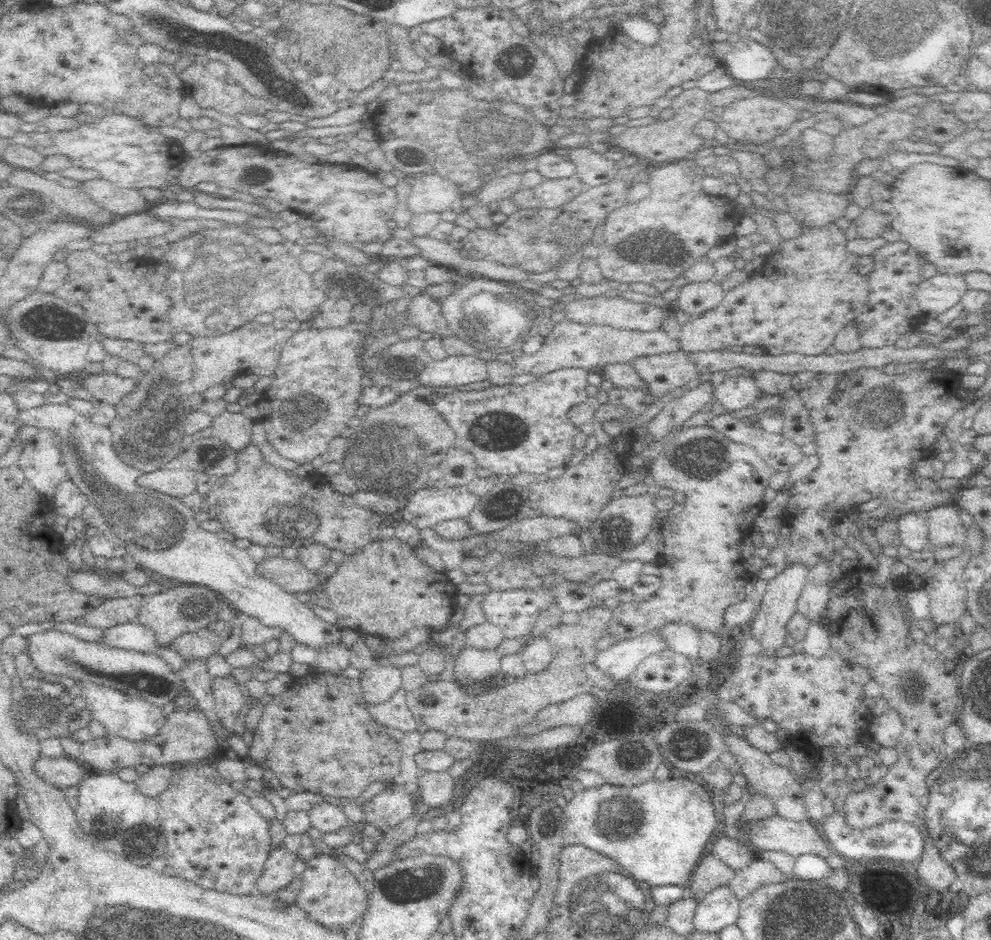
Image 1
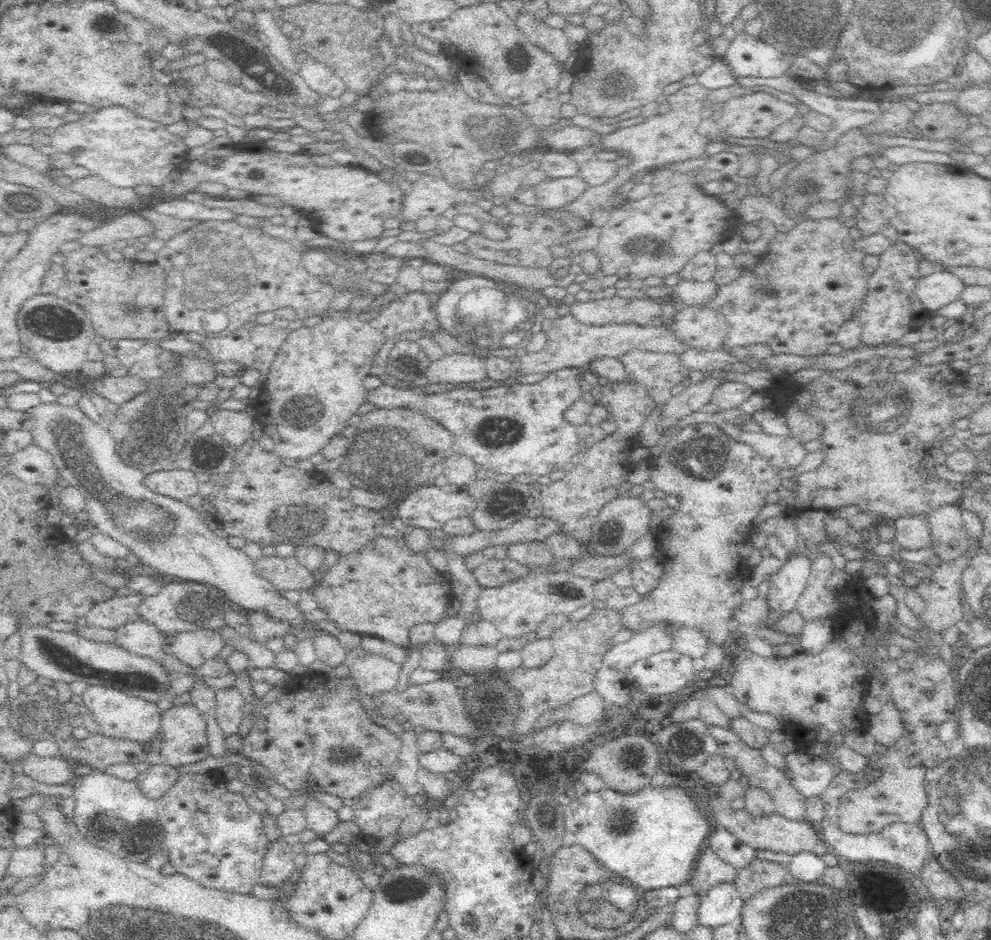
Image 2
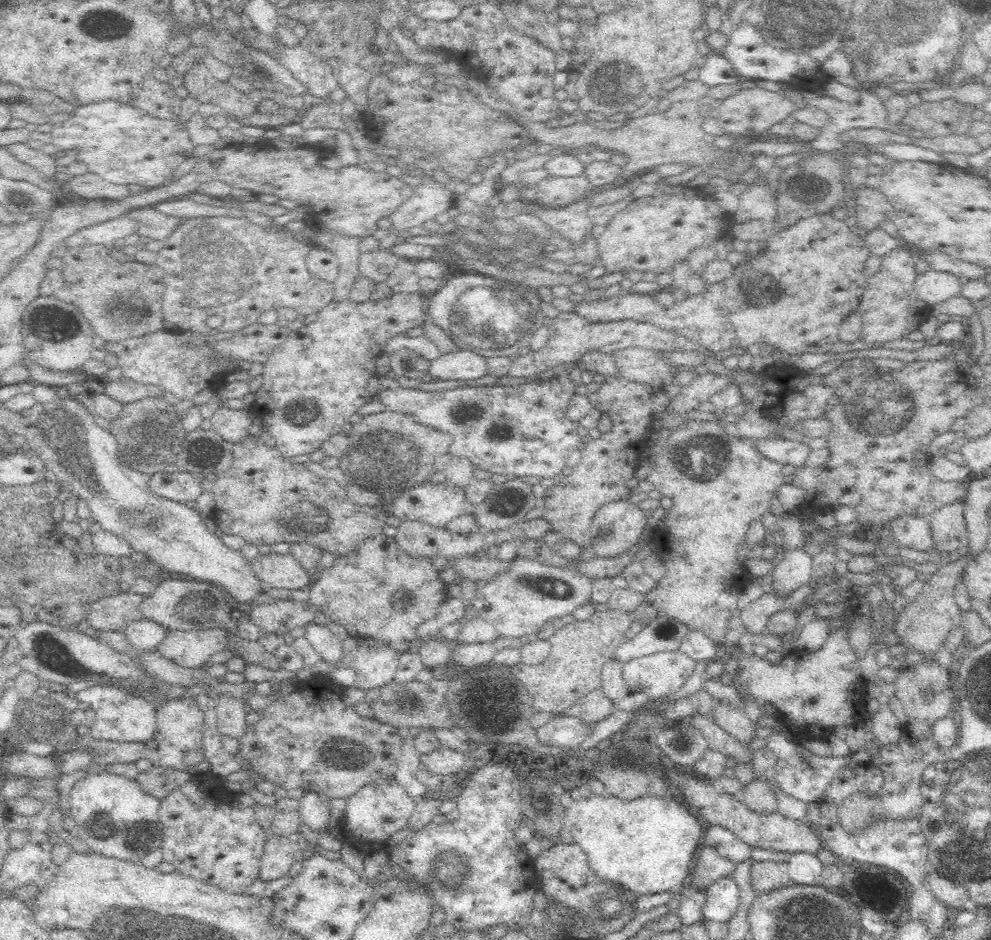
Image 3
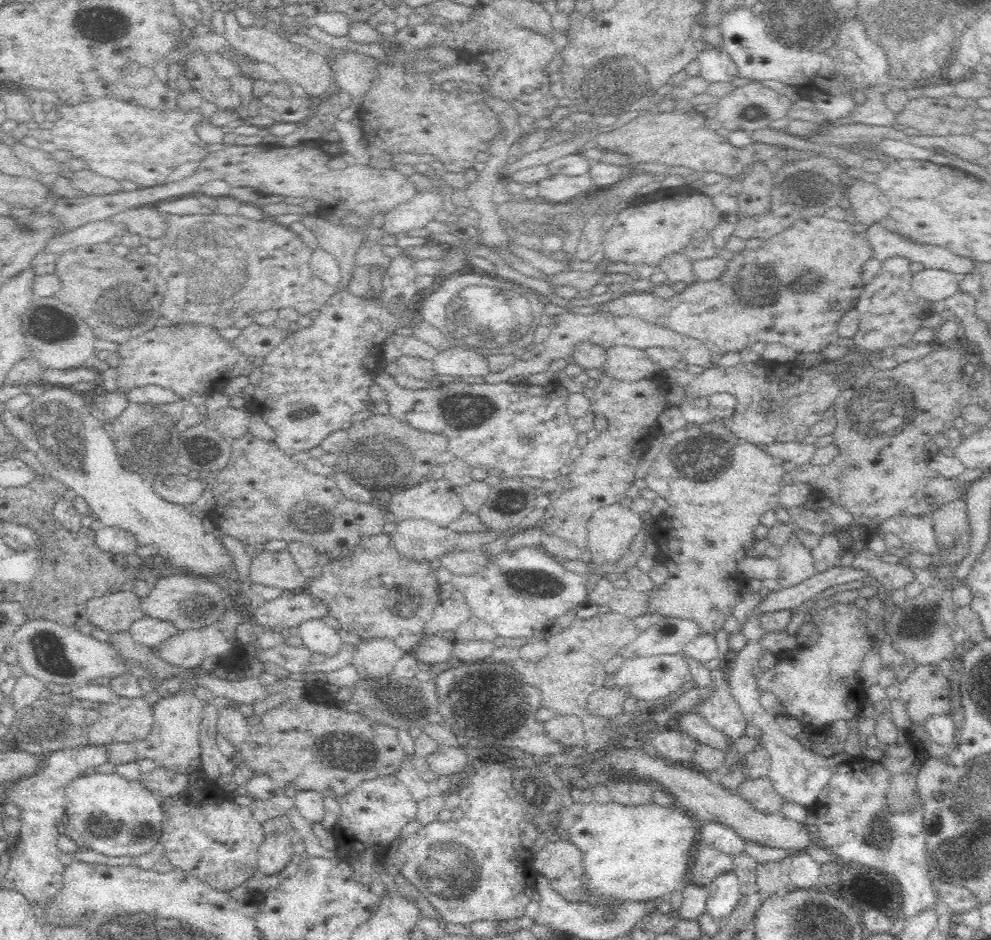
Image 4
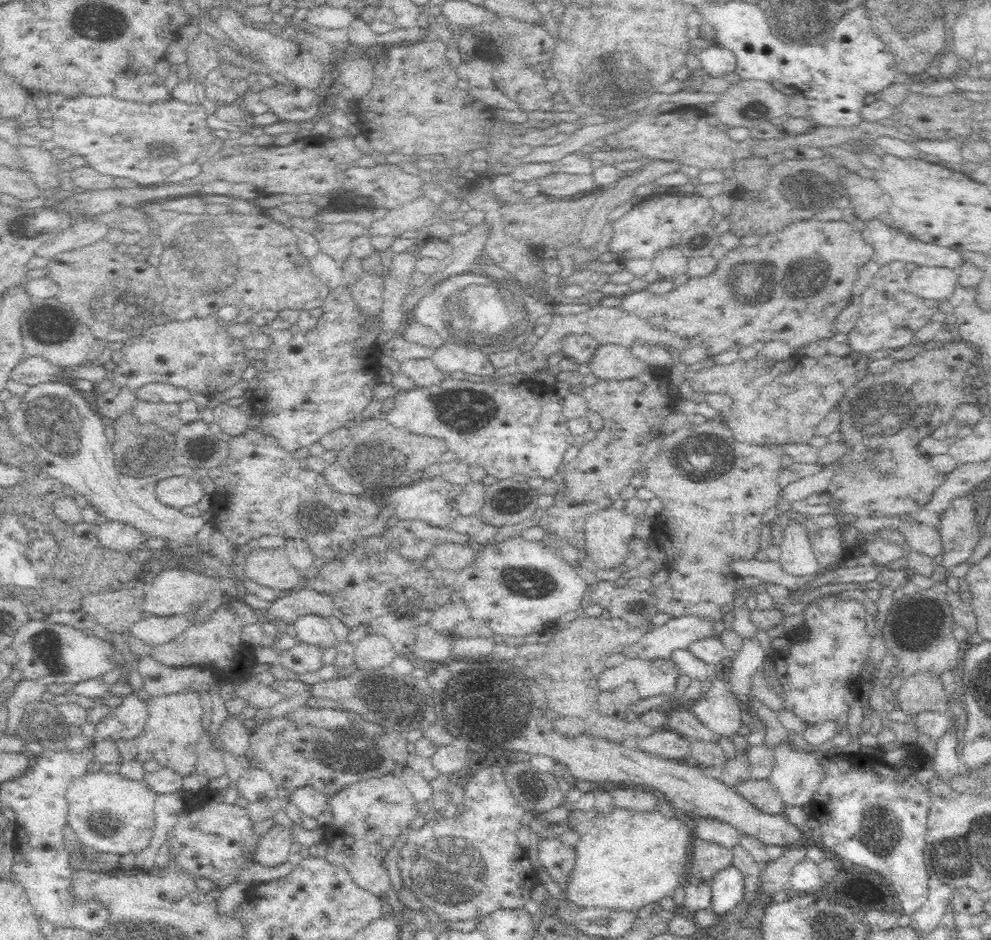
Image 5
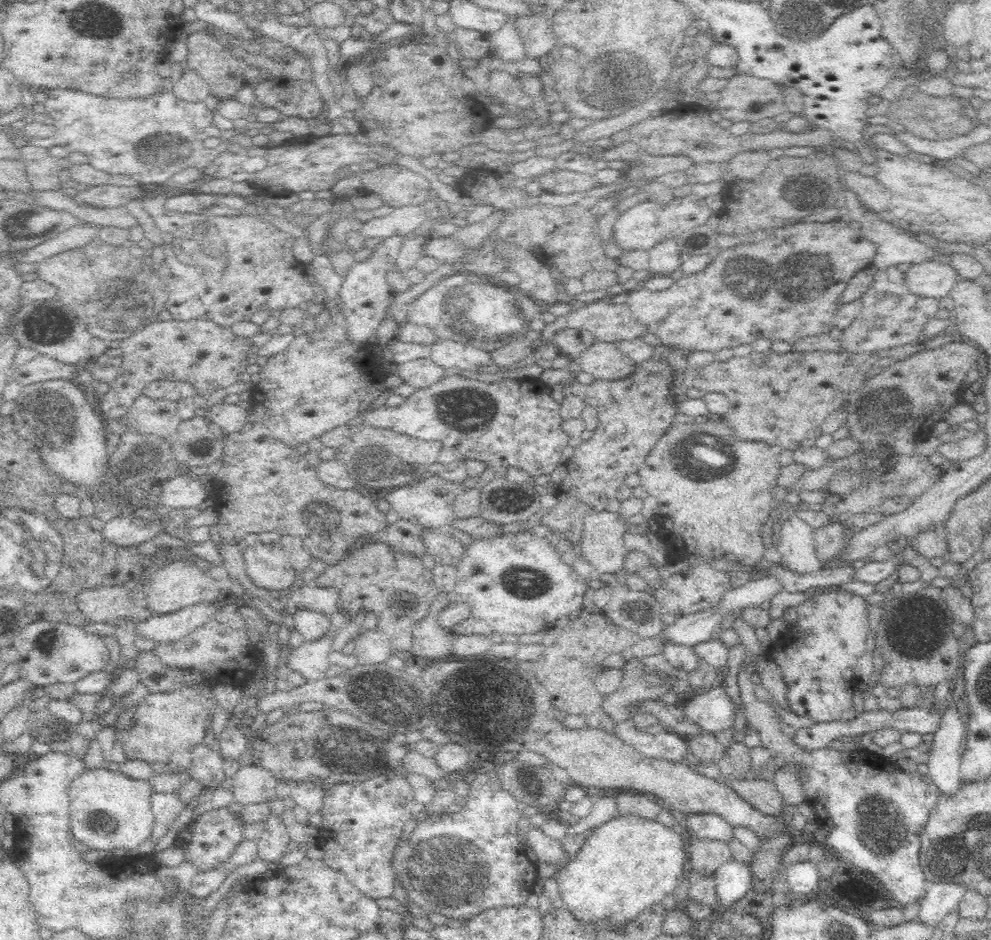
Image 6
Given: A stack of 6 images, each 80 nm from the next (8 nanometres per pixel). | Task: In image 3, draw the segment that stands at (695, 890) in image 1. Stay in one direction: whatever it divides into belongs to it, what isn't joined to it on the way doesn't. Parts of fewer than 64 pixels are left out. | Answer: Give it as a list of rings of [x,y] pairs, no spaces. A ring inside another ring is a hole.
[[[705,845],[697,851],[688,884],[704,891],[716,880],[732,877],[736,865],[736,863],[718,856],[714,848]]]

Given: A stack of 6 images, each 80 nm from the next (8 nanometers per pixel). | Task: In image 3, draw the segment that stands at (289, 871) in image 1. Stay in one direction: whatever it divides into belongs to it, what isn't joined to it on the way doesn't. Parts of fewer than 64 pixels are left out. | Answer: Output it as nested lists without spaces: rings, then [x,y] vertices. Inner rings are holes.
[[[270,834],[260,857],[259,878],[273,881],[289,874],[293,864],[299,864],[294,849],[295,844],[287,836]]]

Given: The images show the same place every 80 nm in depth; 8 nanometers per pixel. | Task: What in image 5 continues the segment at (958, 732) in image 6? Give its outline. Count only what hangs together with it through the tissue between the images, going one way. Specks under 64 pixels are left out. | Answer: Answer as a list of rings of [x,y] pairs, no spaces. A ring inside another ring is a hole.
[[[953,721],[949,722],[948,730],[936,742],[936,754],[933,756],[933,770],[940,781],[948,783],[953,777],[963,772],[963,767],[956,754],[956,725]]]

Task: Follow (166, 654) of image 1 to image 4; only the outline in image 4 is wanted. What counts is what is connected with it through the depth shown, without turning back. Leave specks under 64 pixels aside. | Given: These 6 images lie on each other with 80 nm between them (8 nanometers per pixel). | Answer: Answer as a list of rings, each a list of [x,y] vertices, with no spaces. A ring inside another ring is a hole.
[[[143,617],[136,620],[128,628],[128,633],[132,635],[132,639],[138,645],[146,645],[153,648],[164,640],[168,640],[176,634],[178,629],[175,624],[168,620],[158,620],[153,617]]]

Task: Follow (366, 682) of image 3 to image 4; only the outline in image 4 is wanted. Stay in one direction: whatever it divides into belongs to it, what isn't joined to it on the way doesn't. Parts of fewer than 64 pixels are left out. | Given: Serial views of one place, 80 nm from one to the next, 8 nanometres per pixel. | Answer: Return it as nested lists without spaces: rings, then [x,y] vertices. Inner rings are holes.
[[[386,639],[360,640],[353,647],[351,663],[362,681],[392,677],[395,662],[406,654]]]

